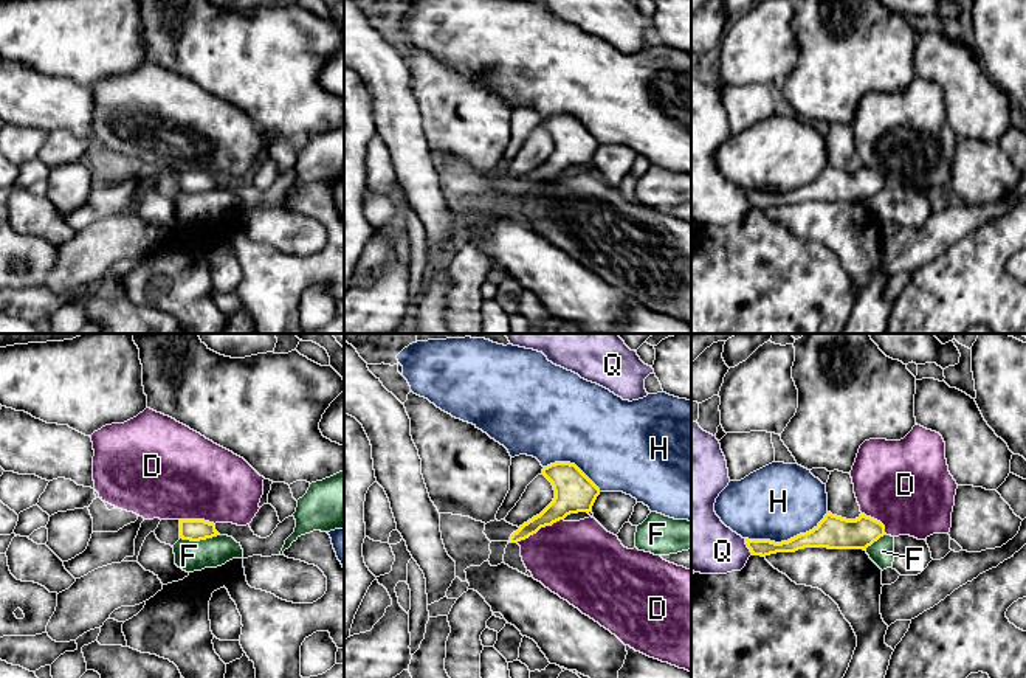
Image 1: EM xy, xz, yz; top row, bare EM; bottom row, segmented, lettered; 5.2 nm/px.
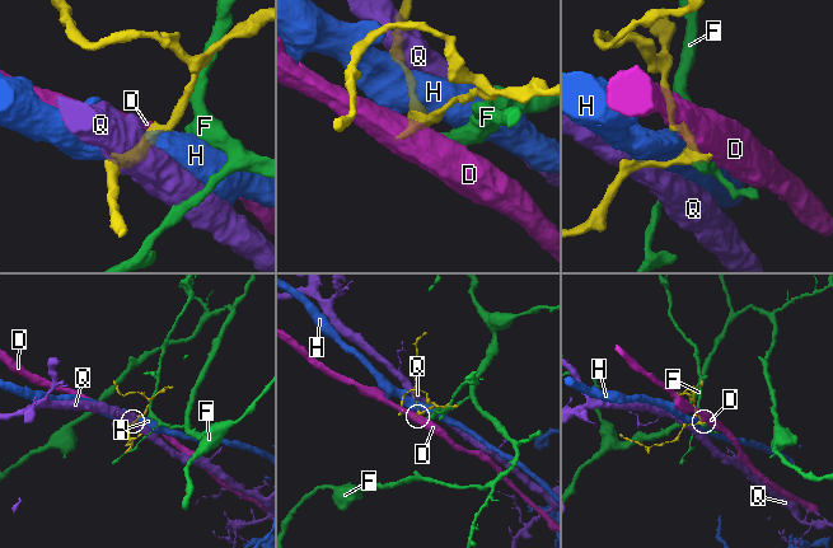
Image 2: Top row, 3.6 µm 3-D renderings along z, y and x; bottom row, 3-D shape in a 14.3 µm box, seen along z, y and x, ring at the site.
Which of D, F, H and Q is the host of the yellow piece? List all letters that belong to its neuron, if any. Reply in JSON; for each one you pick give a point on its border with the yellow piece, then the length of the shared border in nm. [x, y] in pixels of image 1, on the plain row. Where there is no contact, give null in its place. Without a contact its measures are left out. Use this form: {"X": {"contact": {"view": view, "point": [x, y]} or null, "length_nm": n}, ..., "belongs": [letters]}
{"belongs": []}

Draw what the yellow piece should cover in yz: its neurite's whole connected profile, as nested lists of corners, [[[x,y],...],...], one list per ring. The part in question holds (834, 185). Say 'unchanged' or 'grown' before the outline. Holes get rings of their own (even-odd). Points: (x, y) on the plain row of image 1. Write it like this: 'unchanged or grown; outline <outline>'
unchanged; outline [[[828,164],[817,180],[800,186],[787,194],[749,192],[745,197],[753,208],[770,208],[776,205],[795,205],[804,200],[828,202],[863,202],[885,188],[885,178],[865,166],[856,172],[846,172]]]

